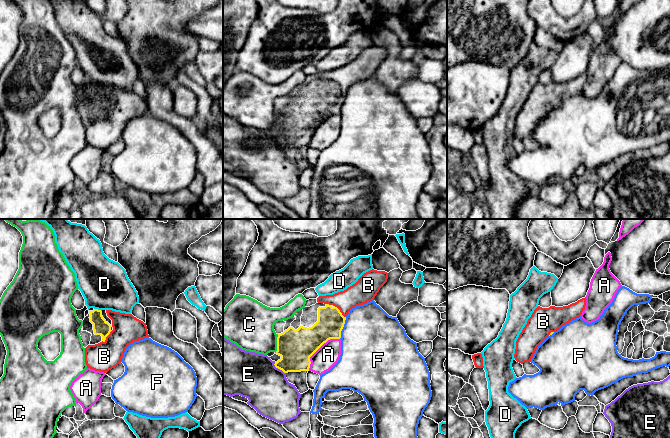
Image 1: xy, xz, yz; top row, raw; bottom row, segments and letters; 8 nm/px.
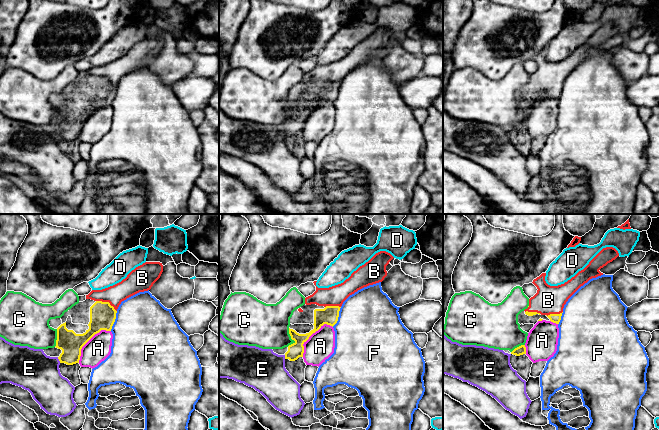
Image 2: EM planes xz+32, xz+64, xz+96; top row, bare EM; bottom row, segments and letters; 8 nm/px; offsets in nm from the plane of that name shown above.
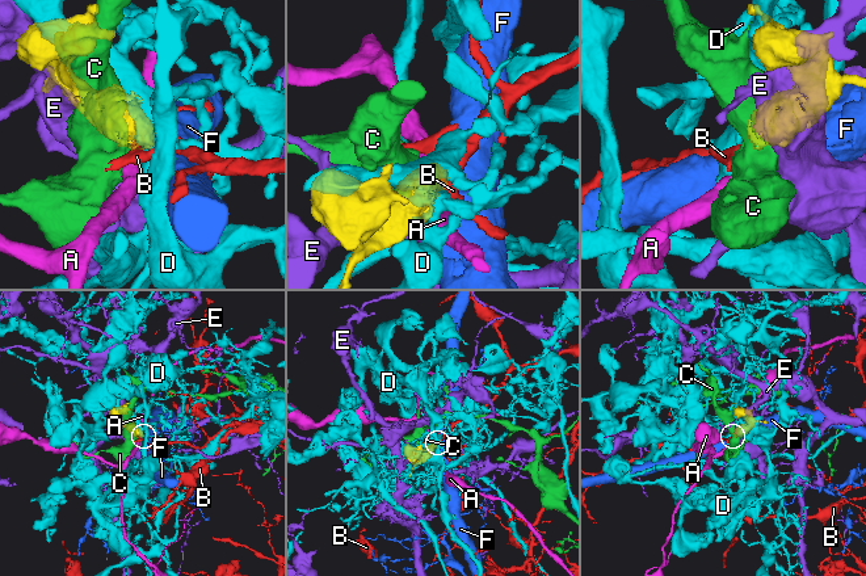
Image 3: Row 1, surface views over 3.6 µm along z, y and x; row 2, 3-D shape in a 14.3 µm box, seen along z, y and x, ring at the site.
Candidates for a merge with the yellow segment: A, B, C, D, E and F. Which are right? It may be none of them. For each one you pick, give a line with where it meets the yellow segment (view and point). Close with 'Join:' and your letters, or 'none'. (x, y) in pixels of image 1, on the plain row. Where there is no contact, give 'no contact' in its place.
B: xz (339, 87)
Join: B

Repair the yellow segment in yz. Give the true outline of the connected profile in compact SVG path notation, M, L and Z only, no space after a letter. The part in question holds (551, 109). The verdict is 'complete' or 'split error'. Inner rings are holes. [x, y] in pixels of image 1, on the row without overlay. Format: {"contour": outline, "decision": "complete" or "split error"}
{"contour": "M586 73L568 82L542 84L538 82L516 117L514 134L517 138L531 138L537 123L563 101L581 92Z", "decision": "split error"}

